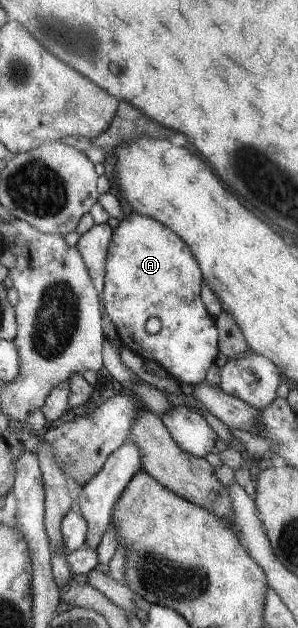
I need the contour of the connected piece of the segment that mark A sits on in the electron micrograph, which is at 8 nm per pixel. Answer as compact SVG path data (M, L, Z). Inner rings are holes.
M131 212L113 230L102 289L105 311L115 324L119 343L143 359L159 363L178 384L203 382L220 352L219 326L206 310L201 285L203 277L193 253L160 221ZM151 317L161 322L156 334L145 329Z

